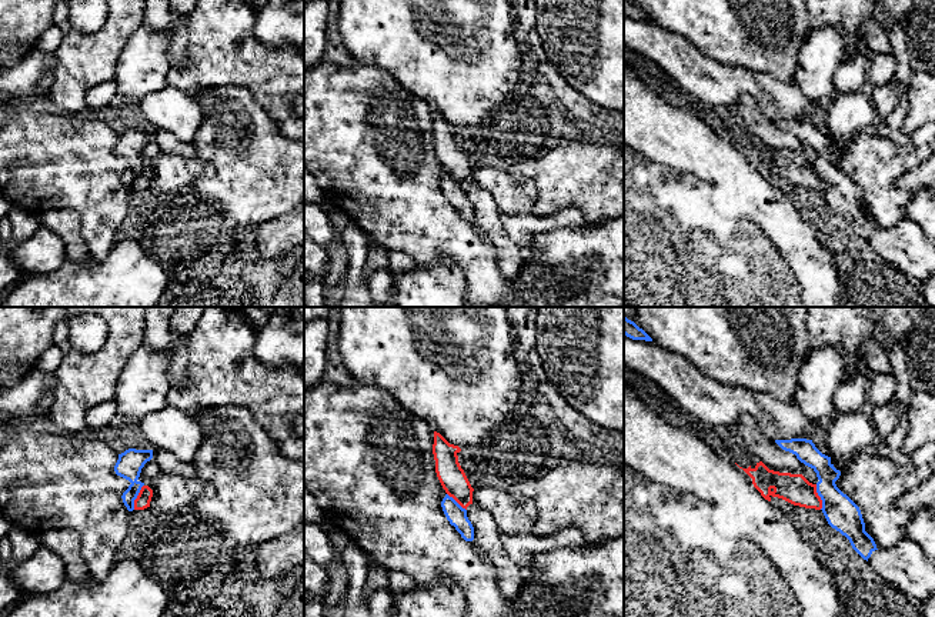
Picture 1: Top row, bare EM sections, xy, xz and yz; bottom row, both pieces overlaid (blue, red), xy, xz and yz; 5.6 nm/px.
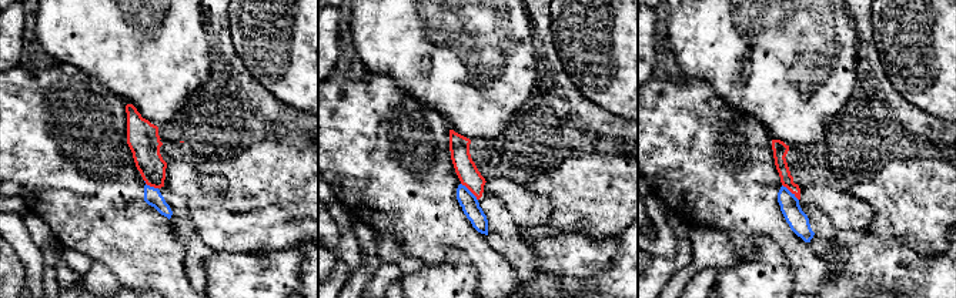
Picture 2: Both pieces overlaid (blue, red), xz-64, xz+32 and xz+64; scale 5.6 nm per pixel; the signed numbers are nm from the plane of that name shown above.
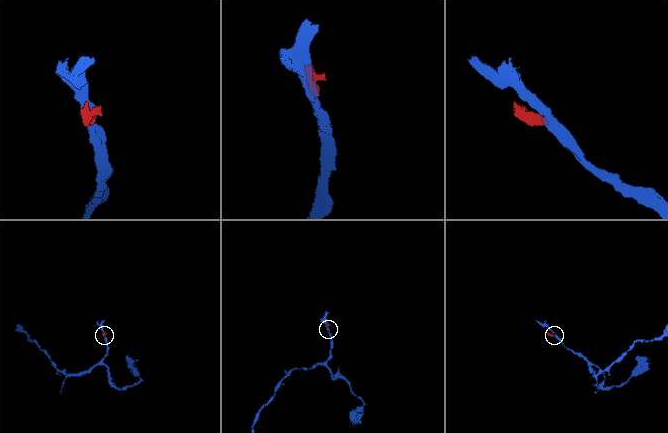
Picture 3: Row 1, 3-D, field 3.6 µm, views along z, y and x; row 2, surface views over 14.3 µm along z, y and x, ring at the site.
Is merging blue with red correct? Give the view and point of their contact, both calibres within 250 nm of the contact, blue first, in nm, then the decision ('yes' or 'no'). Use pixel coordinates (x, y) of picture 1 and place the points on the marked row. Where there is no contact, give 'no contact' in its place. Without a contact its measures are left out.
meets blue in yz at (820, 496); 190 nm thick on the blue side, 170 nm on the other; no

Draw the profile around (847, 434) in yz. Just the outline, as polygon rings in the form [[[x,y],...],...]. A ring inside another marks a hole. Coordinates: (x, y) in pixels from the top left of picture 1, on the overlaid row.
[[[868,410],[835,413],[825,423],[825,441],[832,460],[864,453],[876,438]]]

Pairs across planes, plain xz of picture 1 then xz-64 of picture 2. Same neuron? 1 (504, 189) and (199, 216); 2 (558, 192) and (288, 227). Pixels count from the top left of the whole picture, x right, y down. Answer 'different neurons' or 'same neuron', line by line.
1: different neurons
2: different neurons

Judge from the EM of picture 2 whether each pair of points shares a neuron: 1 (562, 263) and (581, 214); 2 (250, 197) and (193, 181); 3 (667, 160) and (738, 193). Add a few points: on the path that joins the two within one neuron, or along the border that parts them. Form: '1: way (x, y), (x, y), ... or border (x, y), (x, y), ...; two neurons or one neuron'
1: border (562, 234), (584, 234), (592, 240), (607, 240); two neurons
2: border (197, 170), (224, 178), (226, 190), (220, 201); two neurons
3: way (684, 160), (701, 160), (721, 176); one neuron

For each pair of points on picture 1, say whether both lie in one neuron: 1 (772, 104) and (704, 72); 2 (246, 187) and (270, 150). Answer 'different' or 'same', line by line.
1: same
2: same

